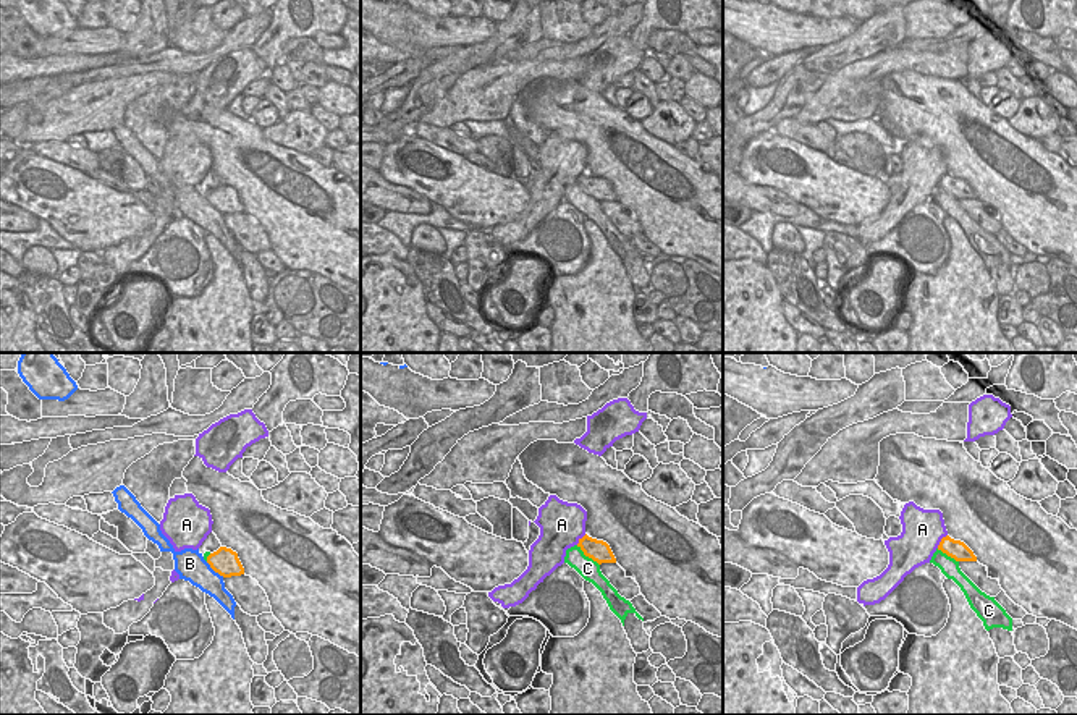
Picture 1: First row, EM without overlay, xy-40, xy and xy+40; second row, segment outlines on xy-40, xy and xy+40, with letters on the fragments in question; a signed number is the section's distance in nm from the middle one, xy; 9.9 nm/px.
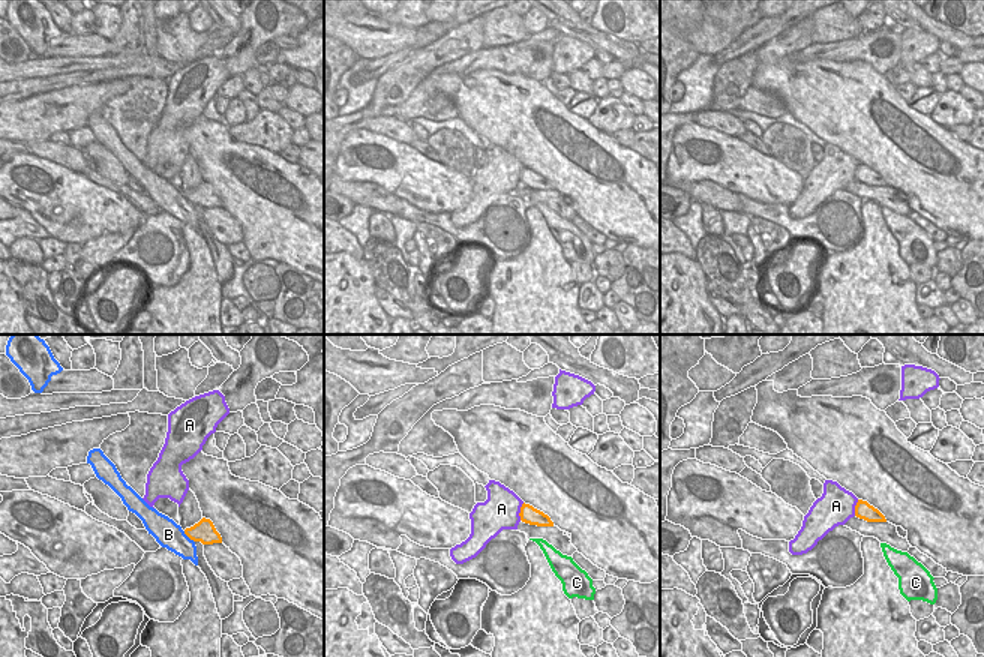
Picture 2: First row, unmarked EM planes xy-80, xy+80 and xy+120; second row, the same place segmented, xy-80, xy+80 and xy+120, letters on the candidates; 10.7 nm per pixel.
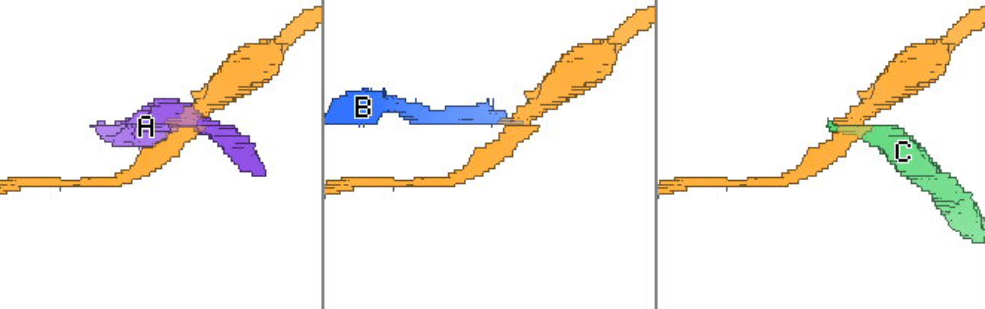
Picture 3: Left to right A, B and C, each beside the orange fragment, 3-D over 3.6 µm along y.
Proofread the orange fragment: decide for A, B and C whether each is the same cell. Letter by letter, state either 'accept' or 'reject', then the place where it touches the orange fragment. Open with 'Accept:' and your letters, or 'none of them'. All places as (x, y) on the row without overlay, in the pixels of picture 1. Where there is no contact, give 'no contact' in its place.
Accept: none of them
A: reject; meets orange in xy+40 at (941, 178)
B: reject; meets orange in xy-40 at (215, 209)
C: reject; meets orange in xy at (587, 193)

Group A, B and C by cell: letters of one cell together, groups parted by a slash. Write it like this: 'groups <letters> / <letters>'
groups A / B C

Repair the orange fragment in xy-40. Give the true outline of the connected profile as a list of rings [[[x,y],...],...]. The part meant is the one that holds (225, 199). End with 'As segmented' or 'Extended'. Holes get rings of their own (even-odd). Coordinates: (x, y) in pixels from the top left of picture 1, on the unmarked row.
[[[220,184],[217,189],[210,191],[207,201],[223,215],[244,212],[238,191],[226,184]]]. As segmented

